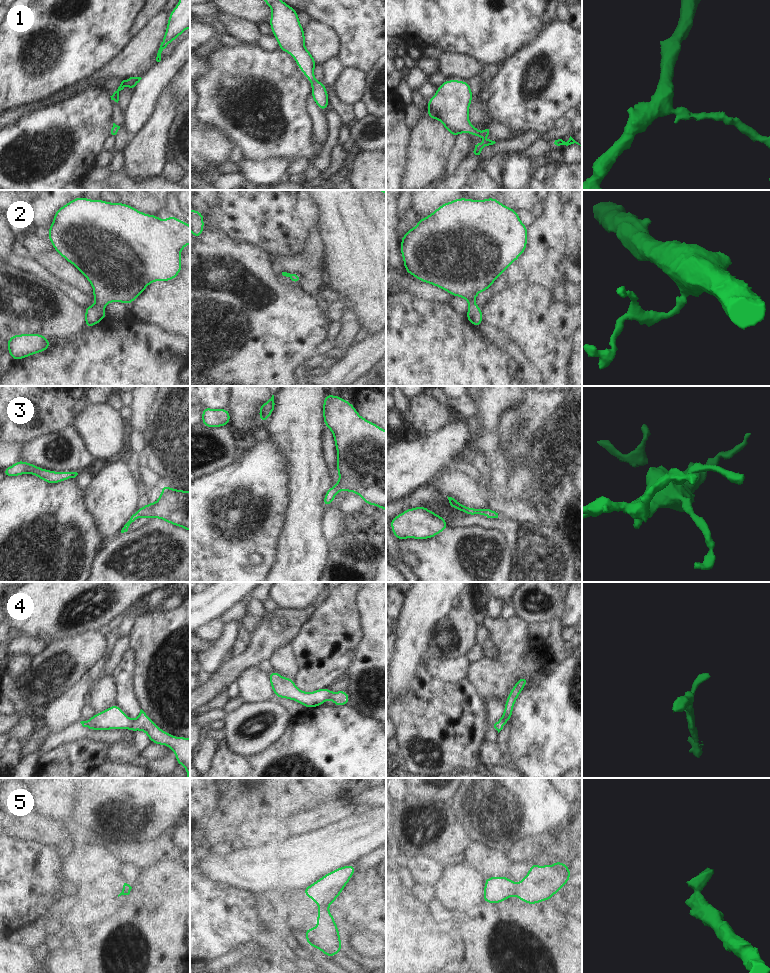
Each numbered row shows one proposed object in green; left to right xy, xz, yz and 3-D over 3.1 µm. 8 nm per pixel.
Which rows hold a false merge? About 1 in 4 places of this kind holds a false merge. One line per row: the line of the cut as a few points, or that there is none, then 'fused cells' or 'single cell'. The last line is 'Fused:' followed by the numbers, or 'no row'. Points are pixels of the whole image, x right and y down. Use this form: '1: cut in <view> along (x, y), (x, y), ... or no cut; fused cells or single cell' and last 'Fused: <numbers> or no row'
1: no cut; single cell
2: no cut; single cell
3: no cut; single cell
4: no cut; single cell
5: cut in yz along (517, 885), (514, 894); fused cells
Fused: 5

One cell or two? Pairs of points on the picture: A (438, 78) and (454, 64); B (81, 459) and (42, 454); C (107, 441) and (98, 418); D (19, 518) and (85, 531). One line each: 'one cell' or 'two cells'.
A: two cells
B: one cell
C: one cell
D: one cell

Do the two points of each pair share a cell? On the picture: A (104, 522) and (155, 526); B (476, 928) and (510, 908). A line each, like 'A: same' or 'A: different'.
A: different
B: same

